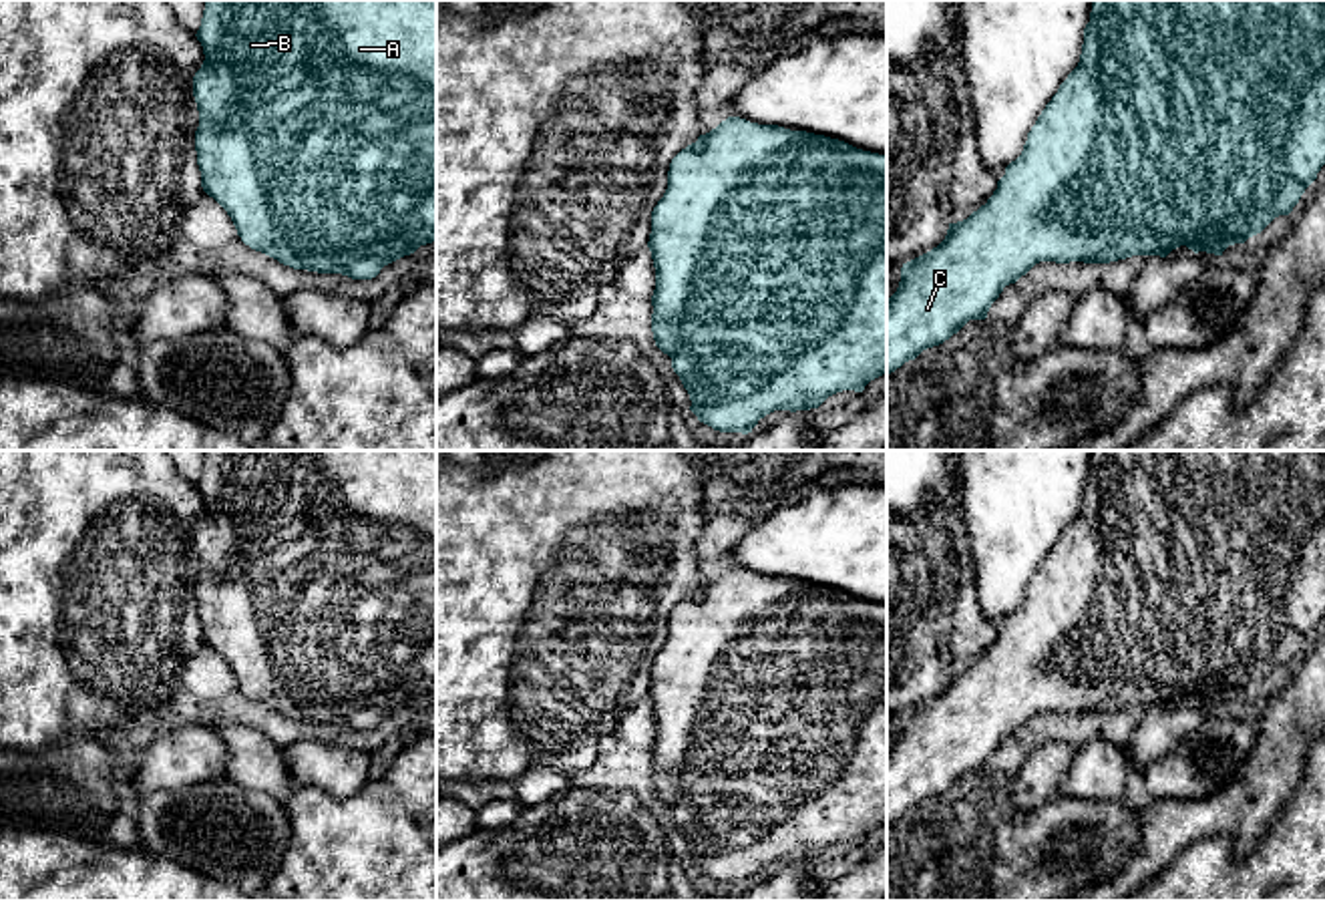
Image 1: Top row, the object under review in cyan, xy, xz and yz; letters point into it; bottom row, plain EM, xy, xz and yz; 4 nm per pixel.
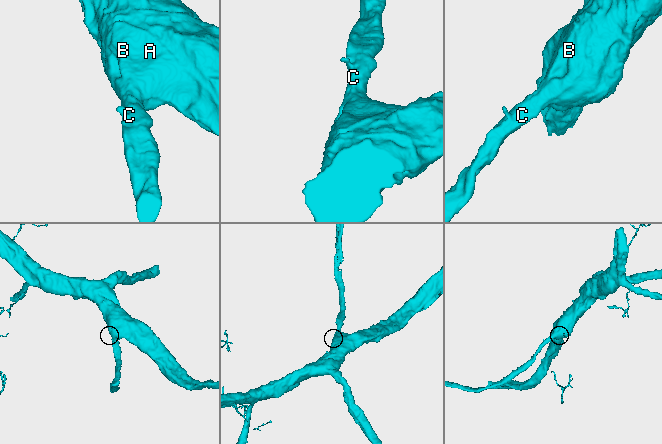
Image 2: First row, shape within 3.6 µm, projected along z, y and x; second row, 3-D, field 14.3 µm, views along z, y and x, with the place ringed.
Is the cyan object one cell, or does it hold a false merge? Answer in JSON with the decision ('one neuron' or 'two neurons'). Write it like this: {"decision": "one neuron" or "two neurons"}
{"decision": "one neuron"}

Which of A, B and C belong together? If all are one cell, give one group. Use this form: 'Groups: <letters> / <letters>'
Groups: A B C

